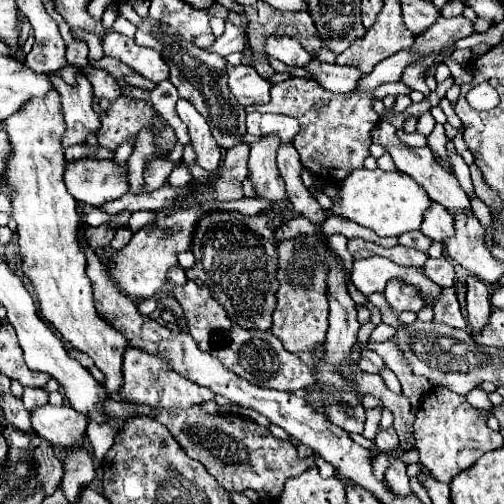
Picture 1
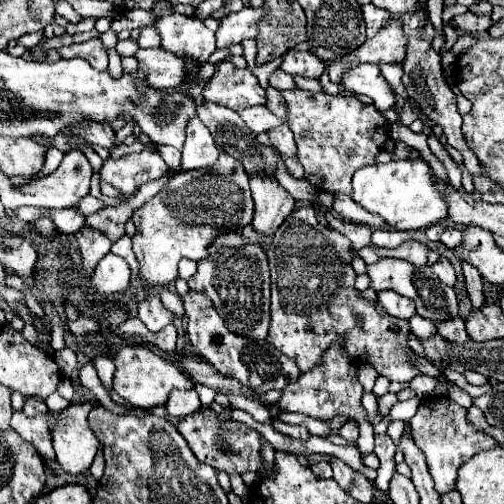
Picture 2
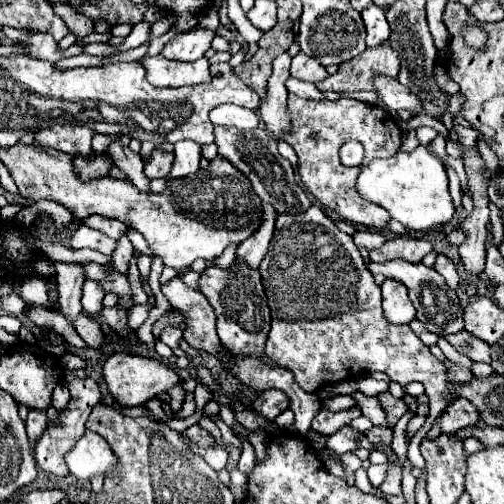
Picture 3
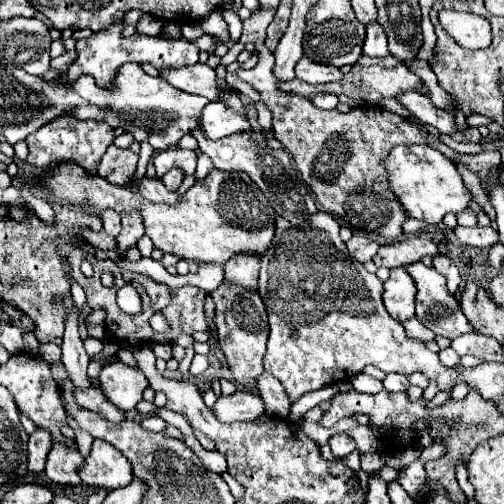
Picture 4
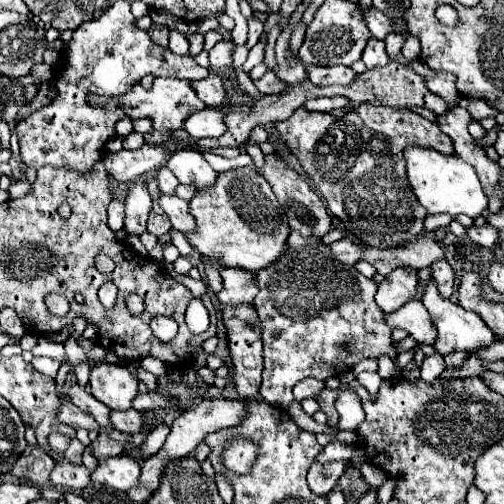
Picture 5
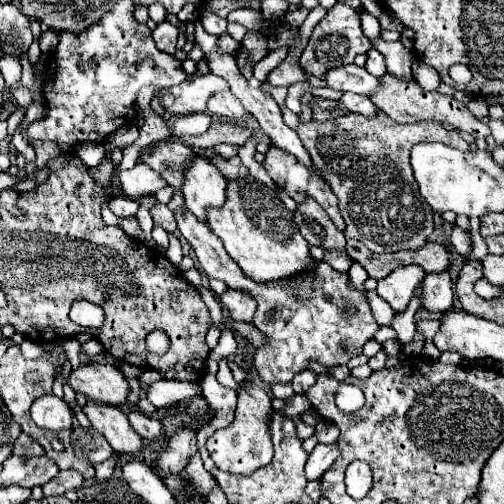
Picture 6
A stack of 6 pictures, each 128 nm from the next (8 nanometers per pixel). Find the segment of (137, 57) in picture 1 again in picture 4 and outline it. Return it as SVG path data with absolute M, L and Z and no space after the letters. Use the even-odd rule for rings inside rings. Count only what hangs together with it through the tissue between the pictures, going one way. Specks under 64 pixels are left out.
M192 64L184 68L162 68L158 74L168 84L176 86L178 90L200 94L210 100L216 100L218 88L216 88L216 70L212 70L206 64Z

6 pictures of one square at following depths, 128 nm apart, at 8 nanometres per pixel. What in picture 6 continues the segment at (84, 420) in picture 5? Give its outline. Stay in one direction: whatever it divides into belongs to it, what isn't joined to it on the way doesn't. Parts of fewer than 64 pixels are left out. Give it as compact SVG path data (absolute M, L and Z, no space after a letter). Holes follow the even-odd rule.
M54 394L40 396L32 404L32 418L40 428L46 430L64 430L72 428L72 408Z

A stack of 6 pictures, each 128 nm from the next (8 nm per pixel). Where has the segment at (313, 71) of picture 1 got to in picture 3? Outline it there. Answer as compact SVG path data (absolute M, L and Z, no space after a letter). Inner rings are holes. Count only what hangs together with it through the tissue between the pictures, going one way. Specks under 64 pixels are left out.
M376 76L374 84L376 84L374 90L378 98L382 100L386 112L398 112L400 108L406 108L414 114L422 112L420 100L408 88L404 88L398 80L388 80L388 76Z

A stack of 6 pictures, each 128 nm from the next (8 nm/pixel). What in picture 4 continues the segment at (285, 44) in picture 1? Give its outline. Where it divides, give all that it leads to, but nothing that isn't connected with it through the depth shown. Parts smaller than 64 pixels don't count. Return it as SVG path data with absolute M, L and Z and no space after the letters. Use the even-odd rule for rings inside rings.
M306 56L298 60L294 72L296 72L298 80L304 80L308 84L326 84L326 82L336 82L342 78L342 74L336 66L316 64L316 62L308 60Z

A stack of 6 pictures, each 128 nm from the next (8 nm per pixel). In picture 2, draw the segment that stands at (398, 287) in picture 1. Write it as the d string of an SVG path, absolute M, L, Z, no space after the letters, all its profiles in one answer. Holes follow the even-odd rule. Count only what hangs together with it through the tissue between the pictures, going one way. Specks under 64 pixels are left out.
M382 290L376 296L378 296L378 302L388 310L390 316L408 320L408 318L412 318L416 314L416 304L412 304L412 300L400 296L394 290Z

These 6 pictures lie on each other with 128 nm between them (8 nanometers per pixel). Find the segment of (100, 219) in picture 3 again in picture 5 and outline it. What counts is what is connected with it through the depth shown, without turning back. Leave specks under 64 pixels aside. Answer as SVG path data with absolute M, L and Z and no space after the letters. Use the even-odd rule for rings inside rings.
M112 200L108 206L108 226L118 232L124 226L124 204L118 200Z

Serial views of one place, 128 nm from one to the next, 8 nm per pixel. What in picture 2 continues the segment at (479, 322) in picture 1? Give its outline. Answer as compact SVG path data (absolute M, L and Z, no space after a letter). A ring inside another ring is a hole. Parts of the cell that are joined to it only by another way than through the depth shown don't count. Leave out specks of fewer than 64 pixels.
M462 262L462 270L464 270L466 290L468 290L472 308L482 308L482 306L484 306L484 284L482 284L480 272L478 272L474 266L466 264L466 262Z

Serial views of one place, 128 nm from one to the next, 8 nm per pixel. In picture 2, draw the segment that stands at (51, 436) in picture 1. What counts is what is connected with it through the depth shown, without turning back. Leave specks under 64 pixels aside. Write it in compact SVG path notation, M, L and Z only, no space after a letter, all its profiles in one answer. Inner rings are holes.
M186 390L186 392L172 392L166 404L168 416L186 416L196 410L200 410L200 398L196 390ZM98 400L72 404L60 412L60 418L50 424L56 460L70 474L80 474L90 468L99 440L88 426L88 412Z

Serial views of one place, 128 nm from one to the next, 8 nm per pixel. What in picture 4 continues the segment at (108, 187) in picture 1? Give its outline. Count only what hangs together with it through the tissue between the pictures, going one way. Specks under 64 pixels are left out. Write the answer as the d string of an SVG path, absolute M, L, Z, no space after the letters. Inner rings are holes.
M170 148L170 150L156 154L154 166L156 166L158 178L162 178L172 168L182 168L186 174L194 174L196 172L196 154L192 150Z

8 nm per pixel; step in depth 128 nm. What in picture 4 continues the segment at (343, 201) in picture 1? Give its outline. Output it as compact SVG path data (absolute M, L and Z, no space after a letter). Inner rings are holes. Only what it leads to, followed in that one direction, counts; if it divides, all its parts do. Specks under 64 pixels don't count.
M396 146L384 160L388 186L408 218L422 220L426 224L440 224L448 212L462 212L468 208L472 194L462 182L462 176L452 160L442 156L430 146Z

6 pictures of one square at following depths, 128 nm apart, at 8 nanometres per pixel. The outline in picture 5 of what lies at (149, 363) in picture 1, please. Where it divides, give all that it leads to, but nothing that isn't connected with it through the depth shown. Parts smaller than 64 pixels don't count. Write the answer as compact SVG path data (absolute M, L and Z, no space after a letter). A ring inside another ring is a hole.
M98 364L90 372L90 392L112 410L130 410L138 394L138 378L122 364Z

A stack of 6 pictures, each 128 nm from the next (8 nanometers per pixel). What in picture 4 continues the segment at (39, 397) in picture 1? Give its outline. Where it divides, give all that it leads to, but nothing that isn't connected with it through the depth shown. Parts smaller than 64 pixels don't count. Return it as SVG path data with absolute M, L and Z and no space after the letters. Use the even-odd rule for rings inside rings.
M36 426L36 430L30 434L30 440L28 440L28 470L30 472L36 472L36 474L44 472L50 446L52 446L50 432L46 432L46 428Z

